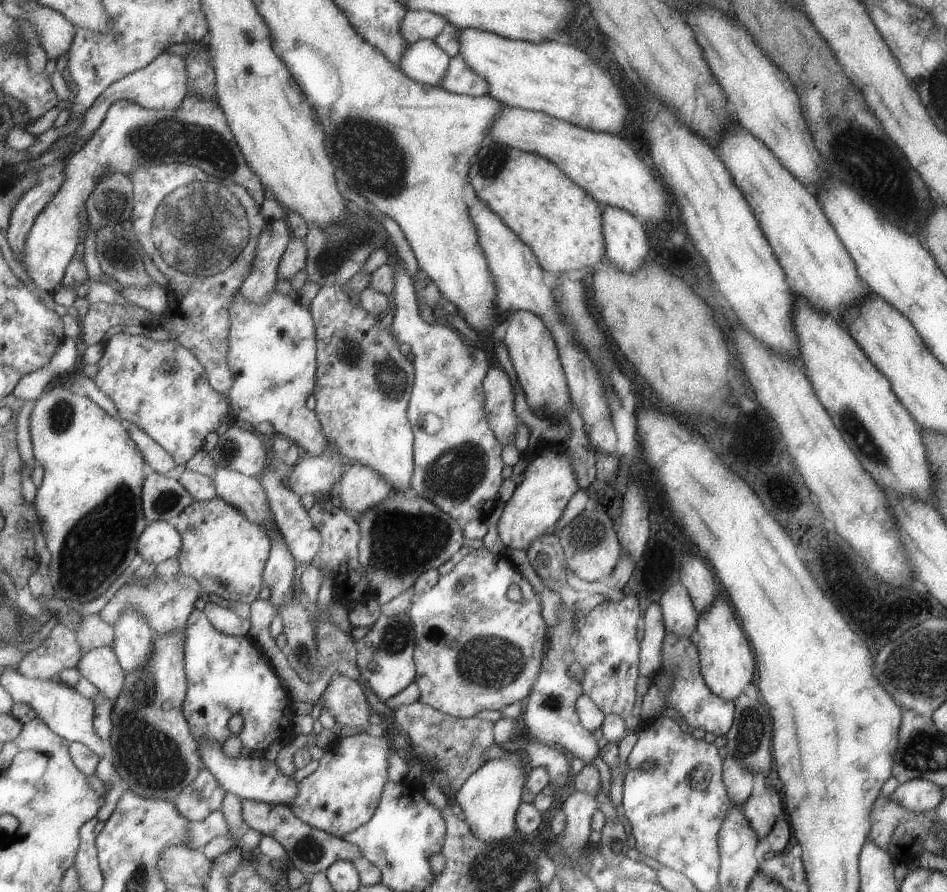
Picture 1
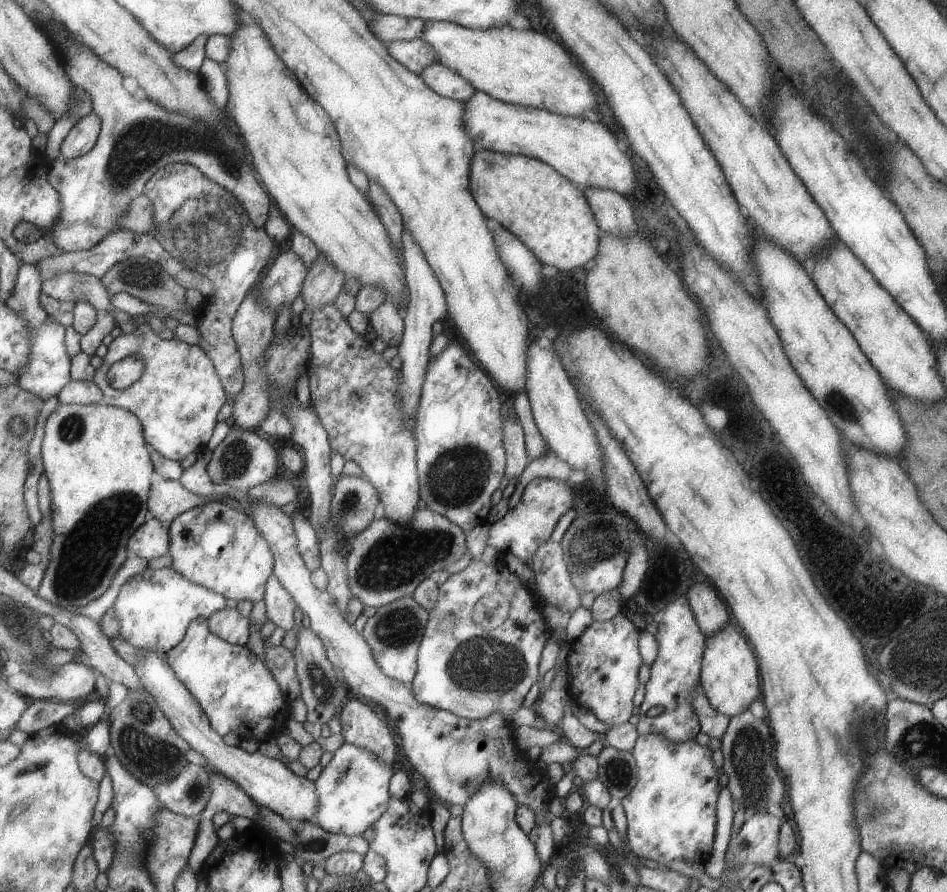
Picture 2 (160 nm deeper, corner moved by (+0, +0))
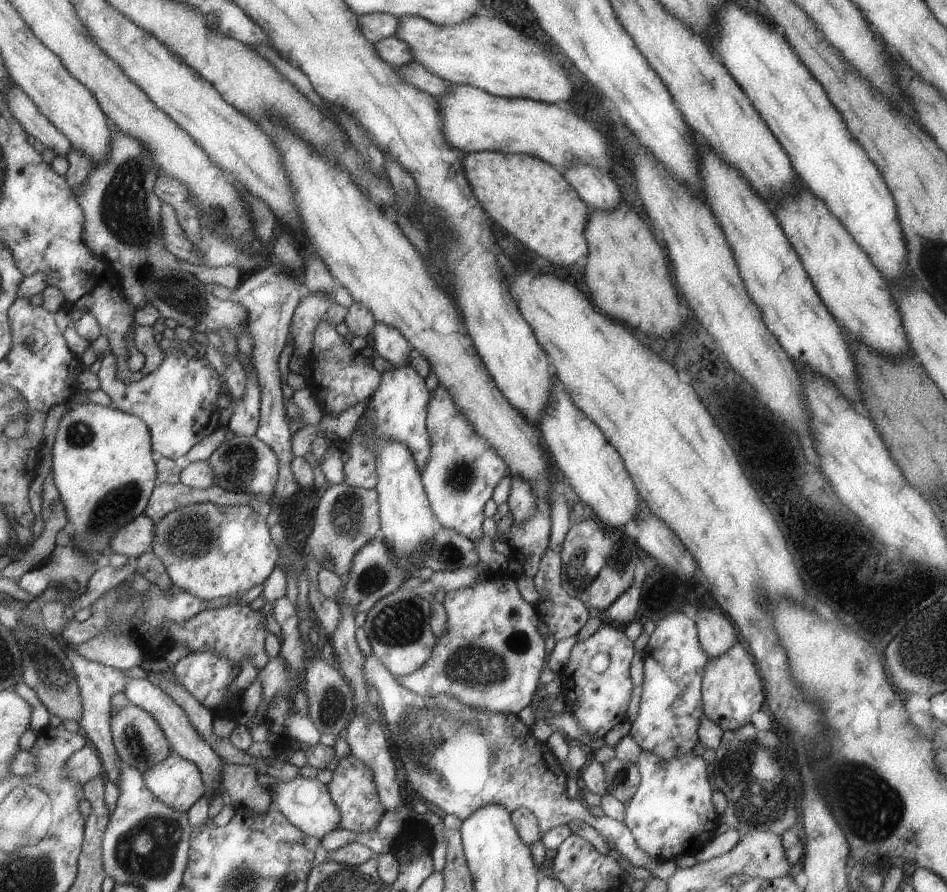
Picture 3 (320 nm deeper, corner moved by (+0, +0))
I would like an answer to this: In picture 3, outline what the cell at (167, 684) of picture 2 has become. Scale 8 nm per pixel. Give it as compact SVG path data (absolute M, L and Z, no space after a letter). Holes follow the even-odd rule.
M299 777L290 781L269 780L271 786L272 802L276 807L306 835L324 838L334 830L342 828L342 814L340 808L333 800L328 785L318 778L309 779Z

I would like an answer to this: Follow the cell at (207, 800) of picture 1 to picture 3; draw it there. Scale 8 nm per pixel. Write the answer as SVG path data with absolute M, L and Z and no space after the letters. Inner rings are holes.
M177 751L143 774L146 785L157 798L184 813L200 801L208 789L202 770Z

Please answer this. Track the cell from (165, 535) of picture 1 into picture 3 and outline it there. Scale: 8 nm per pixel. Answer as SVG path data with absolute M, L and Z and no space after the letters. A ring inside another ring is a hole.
M139 515L116 532L111 544L113 553L139 558L145 553L154 552L155 537L156 522L150 516Z

